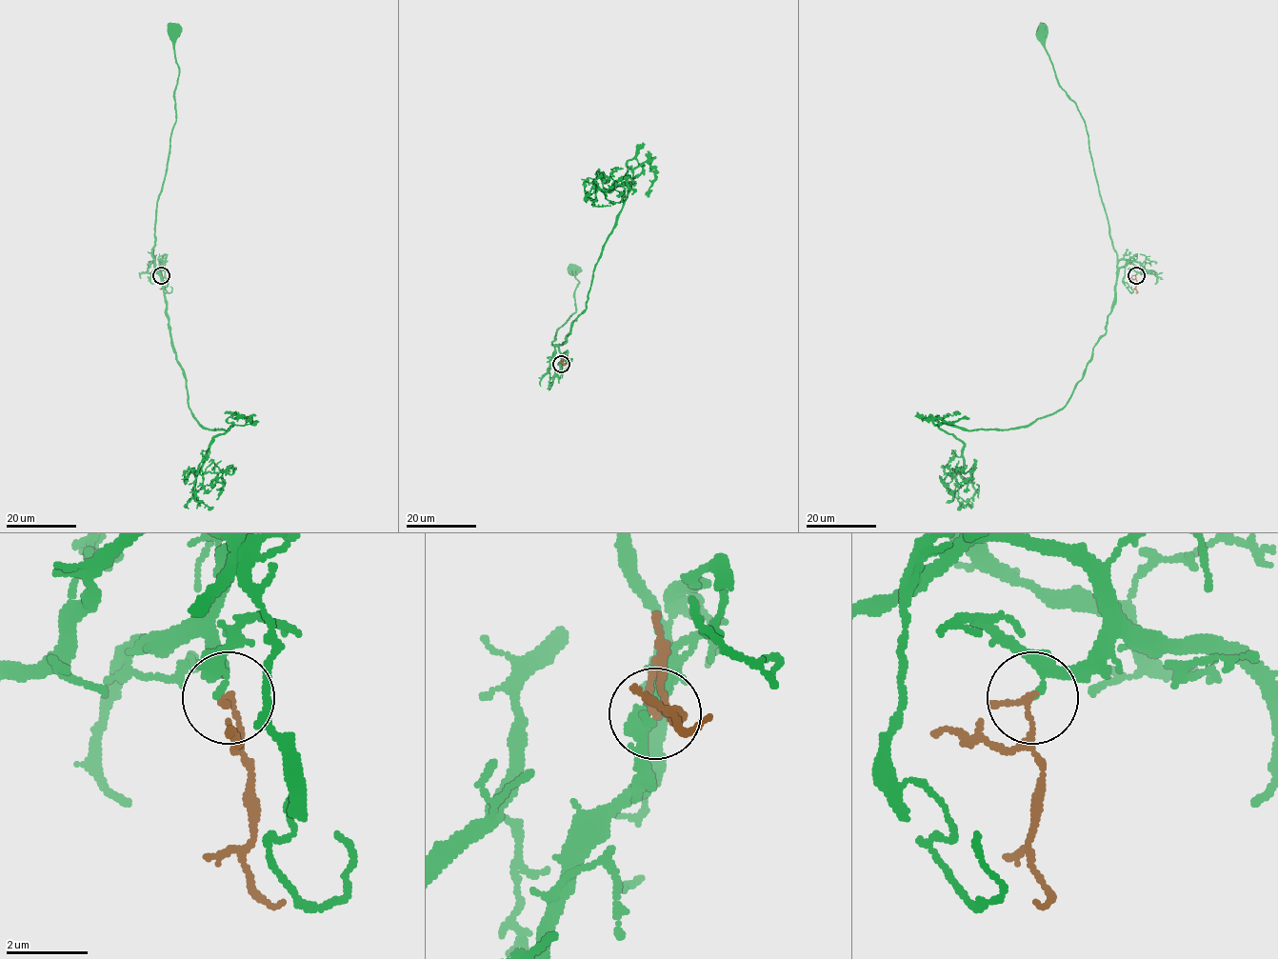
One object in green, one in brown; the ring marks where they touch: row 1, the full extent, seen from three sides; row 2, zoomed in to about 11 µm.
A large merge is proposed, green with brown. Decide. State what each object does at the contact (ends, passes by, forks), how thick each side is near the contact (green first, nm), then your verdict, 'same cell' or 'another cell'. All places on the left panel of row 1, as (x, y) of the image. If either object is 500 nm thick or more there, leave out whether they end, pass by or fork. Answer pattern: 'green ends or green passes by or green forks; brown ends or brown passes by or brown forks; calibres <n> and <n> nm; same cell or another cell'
green forks; brown ends; calibres 150 and 180 nm; same cell

